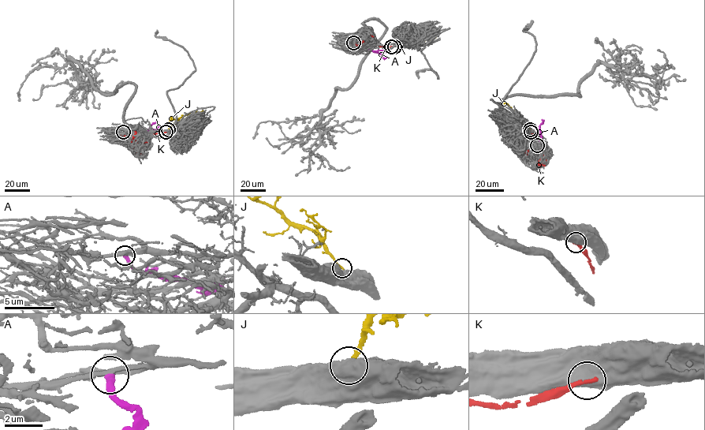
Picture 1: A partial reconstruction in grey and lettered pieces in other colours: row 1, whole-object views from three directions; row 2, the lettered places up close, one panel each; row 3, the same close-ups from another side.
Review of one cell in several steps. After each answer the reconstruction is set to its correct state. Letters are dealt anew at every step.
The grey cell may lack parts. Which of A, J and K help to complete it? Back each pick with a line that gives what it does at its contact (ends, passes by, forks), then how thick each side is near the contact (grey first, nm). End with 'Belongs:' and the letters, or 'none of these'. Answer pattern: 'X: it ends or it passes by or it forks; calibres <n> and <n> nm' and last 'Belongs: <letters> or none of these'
J: it ends; calibres 900 and 220 nm
Belongs: J

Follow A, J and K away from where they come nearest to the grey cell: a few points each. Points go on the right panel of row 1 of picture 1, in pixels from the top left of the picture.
A: (537, 145), (541, 143), (542, 119)
J: (530, 129), (514, 117), (508, 104), (504, 103)
K: (531, 132), (534, 140), (543, 149), (541, 152), (546, 161), (544, 165), (539, 160), (537, 163)

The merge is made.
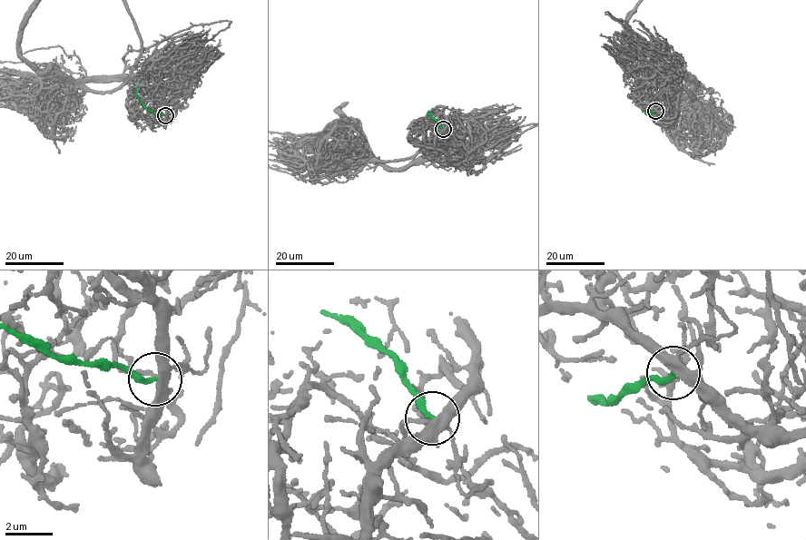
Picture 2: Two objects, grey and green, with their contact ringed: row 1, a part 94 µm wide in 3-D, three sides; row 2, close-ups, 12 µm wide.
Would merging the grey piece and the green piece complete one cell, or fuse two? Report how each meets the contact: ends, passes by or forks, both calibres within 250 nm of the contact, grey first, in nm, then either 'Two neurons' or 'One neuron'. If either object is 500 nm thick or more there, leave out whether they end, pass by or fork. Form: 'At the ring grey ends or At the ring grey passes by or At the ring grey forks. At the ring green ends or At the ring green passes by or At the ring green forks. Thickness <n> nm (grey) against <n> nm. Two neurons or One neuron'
At the ring grey forks. At the ring green ends. Thickness 320 nm (grey) against 220 nm. Two neurons

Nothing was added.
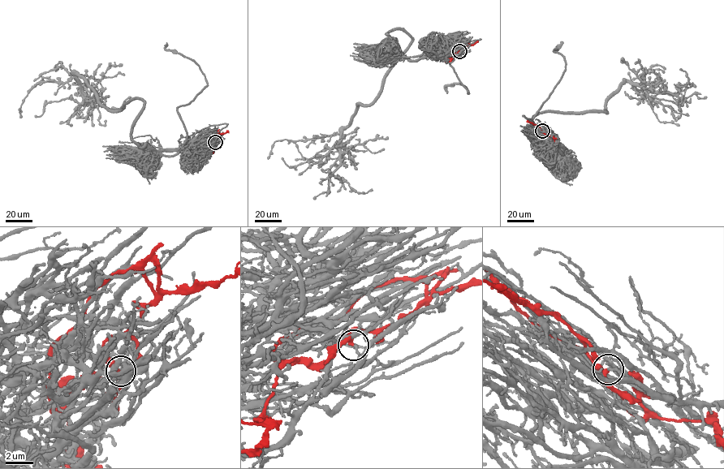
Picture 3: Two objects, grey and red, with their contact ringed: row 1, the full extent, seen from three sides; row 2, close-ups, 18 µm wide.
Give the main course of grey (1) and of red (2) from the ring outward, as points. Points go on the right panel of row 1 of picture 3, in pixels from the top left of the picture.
1: (542, 131), (564, 148), (547, 159), (532, 117), (605, 112), (626, 81), (678, 94), (680, 68)
2: (542, 131), (532, 123), (545, 135), (556, 139)

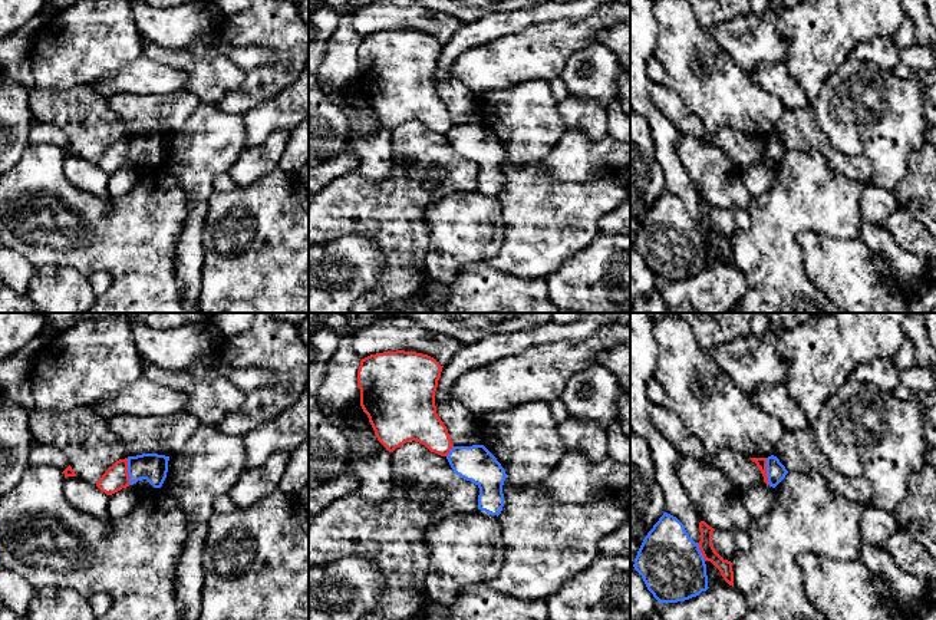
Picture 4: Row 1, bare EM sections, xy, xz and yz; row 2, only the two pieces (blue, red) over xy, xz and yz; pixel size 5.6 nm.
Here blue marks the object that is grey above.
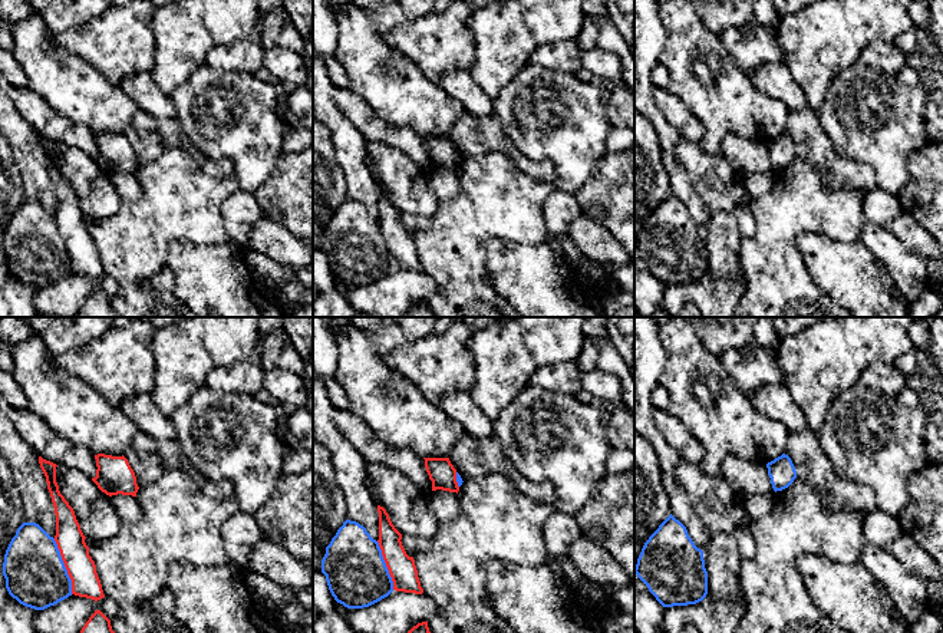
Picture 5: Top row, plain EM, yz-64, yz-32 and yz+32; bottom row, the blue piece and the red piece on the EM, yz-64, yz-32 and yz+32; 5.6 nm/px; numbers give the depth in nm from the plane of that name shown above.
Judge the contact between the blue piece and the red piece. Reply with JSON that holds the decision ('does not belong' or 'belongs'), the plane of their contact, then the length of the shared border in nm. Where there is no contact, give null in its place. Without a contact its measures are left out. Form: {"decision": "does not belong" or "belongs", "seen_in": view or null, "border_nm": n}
{"decision": "does not belong", "seen_in": "xy", "border_nm": 150}

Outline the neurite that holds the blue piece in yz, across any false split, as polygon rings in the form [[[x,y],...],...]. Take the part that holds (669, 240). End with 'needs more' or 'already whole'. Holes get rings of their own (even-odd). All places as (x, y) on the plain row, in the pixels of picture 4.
[[[668,191],[645,215],[633,245],[659,281],[685,280],[709,267],[698,221]]] | already whole

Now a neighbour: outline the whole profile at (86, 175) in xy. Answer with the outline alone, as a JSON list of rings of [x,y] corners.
[[[67,155],[65,156],[65,175],[72,185],[83,192],[105,201],[111,198],[108,191],[109,174],[102,171],[95,162],[78,155]]]

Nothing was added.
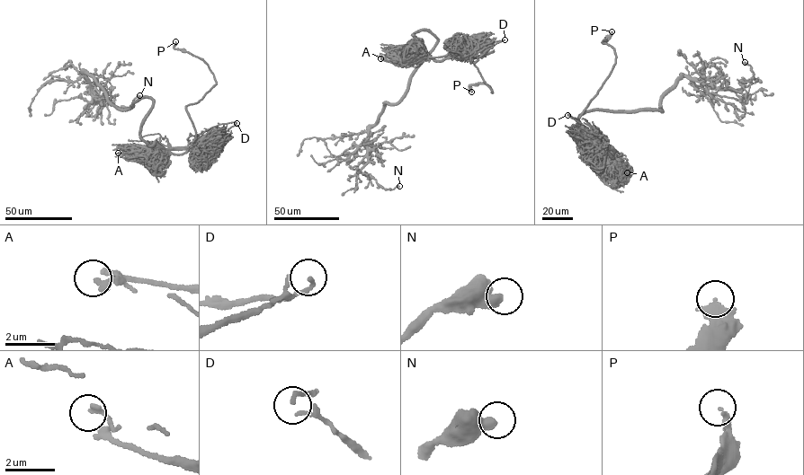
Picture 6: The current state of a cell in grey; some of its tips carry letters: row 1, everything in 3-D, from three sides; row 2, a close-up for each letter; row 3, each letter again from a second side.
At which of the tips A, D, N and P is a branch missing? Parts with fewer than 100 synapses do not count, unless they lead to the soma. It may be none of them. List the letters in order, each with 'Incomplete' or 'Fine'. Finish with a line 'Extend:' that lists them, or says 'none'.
A: Fine
D: Fine
N: Fine
P: Incomplete
Extend: P

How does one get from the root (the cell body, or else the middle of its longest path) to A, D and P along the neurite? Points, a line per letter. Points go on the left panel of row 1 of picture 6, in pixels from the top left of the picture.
A: (149, 109), (141, 138), (162, 150), (152, 160), (143, 162), (134, 155), (118, 153)
D: (149, 109), (142, 126), (141, 138), (149, 145), (154, 142), (169, 149), (209, 145), (236, 123)
P: (149, 109), (141, 138), (187, 152), (195, 133), (186, 107), (216, 80), (175, 41)

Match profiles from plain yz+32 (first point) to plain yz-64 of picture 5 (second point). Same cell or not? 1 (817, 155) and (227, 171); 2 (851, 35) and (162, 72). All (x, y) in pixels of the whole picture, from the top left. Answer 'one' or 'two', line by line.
1: one
2: one

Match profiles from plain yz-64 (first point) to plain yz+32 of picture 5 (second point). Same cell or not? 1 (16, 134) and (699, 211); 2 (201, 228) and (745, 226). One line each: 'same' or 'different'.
1: same
2: different

